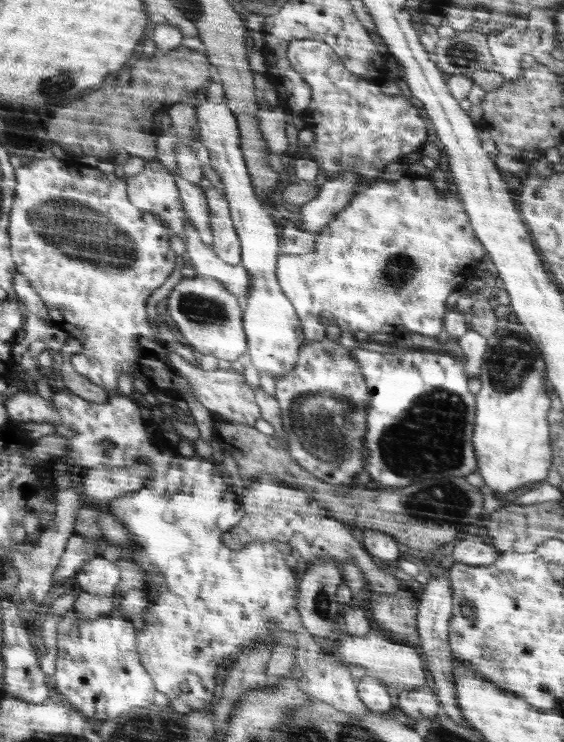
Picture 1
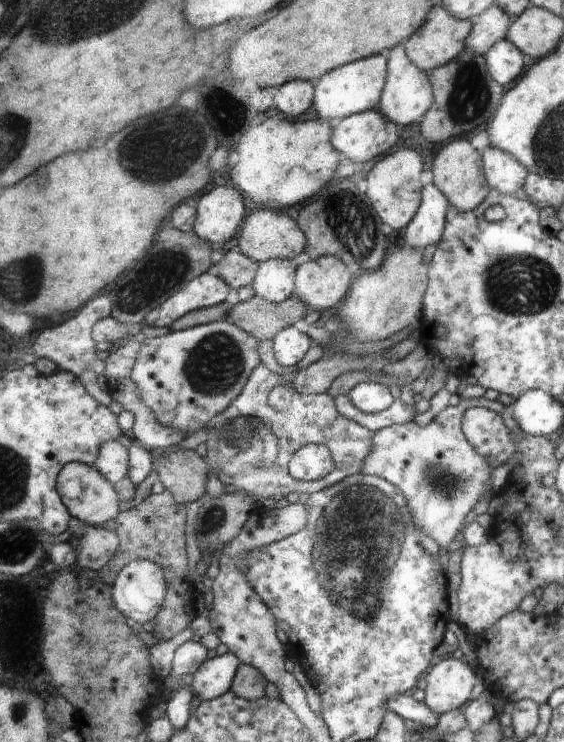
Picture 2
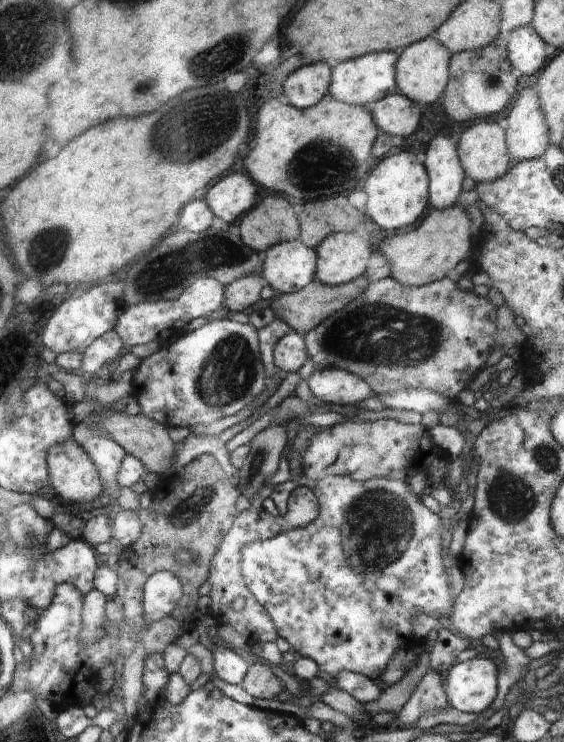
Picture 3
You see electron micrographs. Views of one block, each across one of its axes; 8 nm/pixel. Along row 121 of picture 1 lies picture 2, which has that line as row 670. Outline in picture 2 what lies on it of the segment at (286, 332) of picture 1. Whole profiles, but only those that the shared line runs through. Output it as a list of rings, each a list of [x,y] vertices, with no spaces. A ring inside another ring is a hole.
[[[232,653],[206,659],[190,677],[189,686],[200,700],[212,700],[231,691],[240,660]]]

